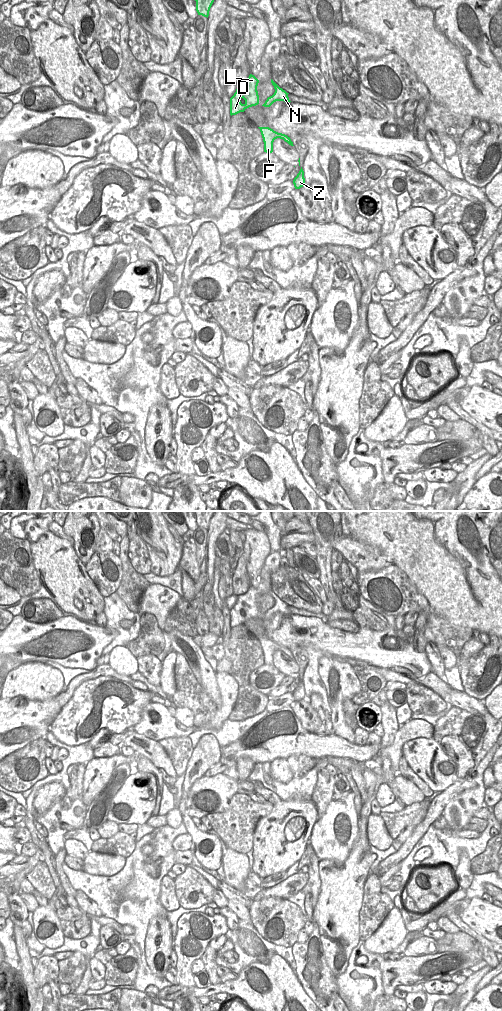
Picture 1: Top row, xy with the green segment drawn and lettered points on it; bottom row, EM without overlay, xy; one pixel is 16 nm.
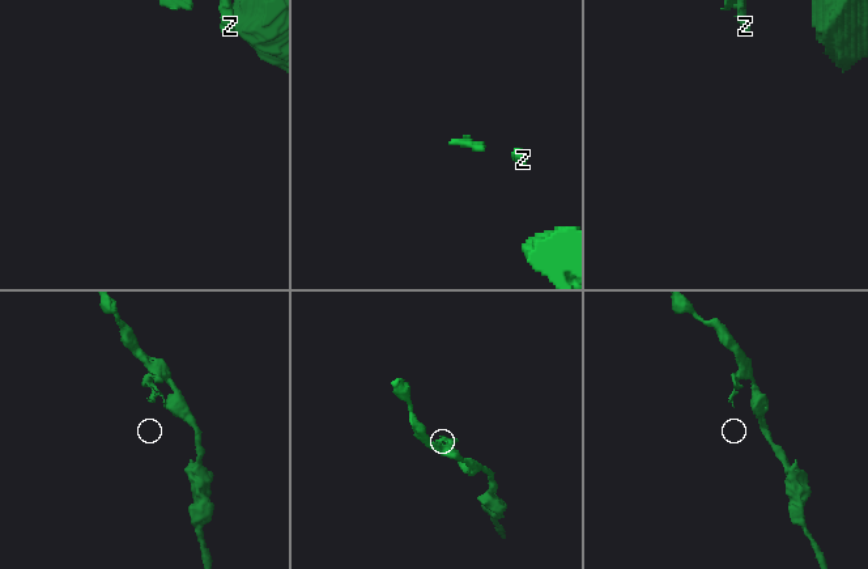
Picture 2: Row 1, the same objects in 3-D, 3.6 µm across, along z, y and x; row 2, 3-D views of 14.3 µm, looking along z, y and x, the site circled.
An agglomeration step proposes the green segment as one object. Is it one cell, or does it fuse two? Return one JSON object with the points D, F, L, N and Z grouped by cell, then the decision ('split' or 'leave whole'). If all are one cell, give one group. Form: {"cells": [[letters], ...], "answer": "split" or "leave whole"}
{"cells": [["D", "F", "L", "N", "Z"]], "answer": "leave whole"}

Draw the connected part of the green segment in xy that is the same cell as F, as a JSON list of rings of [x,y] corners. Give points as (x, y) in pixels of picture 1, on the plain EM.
[[[258,639],[260,641],[263,654],[264,654],[264,664],[272,665],[273,664],[273,654],[275,651],[280,650],[287,654],[289,657],[294,658],[290,649],[285,646],[278,645],[269,639]]]

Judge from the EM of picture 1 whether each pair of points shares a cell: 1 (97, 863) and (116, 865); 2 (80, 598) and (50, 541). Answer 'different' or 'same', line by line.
1: same
2: same

